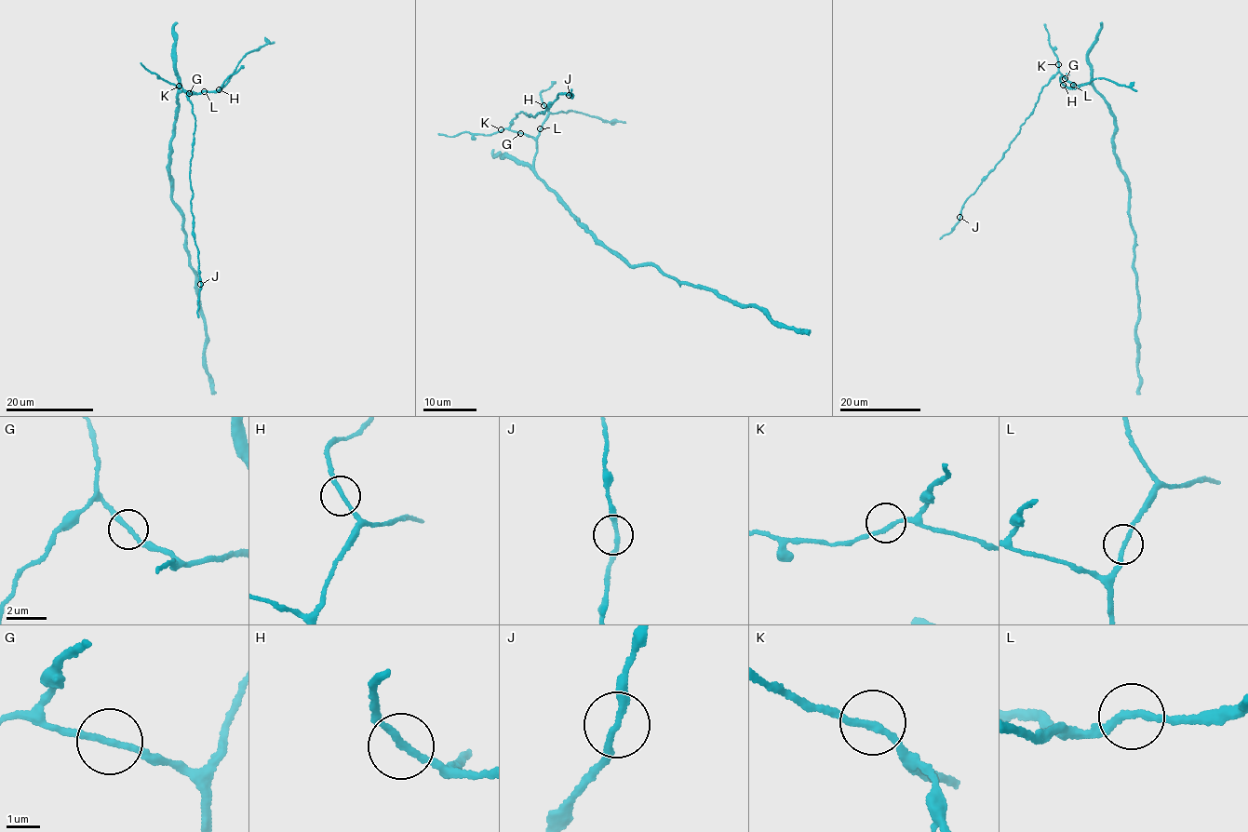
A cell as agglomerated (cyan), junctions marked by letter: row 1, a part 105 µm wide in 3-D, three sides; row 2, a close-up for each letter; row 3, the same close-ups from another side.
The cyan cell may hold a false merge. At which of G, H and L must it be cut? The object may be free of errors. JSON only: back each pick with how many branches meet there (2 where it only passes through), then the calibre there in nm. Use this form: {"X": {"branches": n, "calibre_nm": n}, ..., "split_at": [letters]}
{"split_at": []}

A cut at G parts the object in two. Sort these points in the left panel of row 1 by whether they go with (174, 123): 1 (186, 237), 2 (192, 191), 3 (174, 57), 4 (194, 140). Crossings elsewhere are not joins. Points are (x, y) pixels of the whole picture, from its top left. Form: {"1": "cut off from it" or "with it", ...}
{"1": "with it", "2": "cut off from it", "3": "with it", "4": "cut off from it"}

